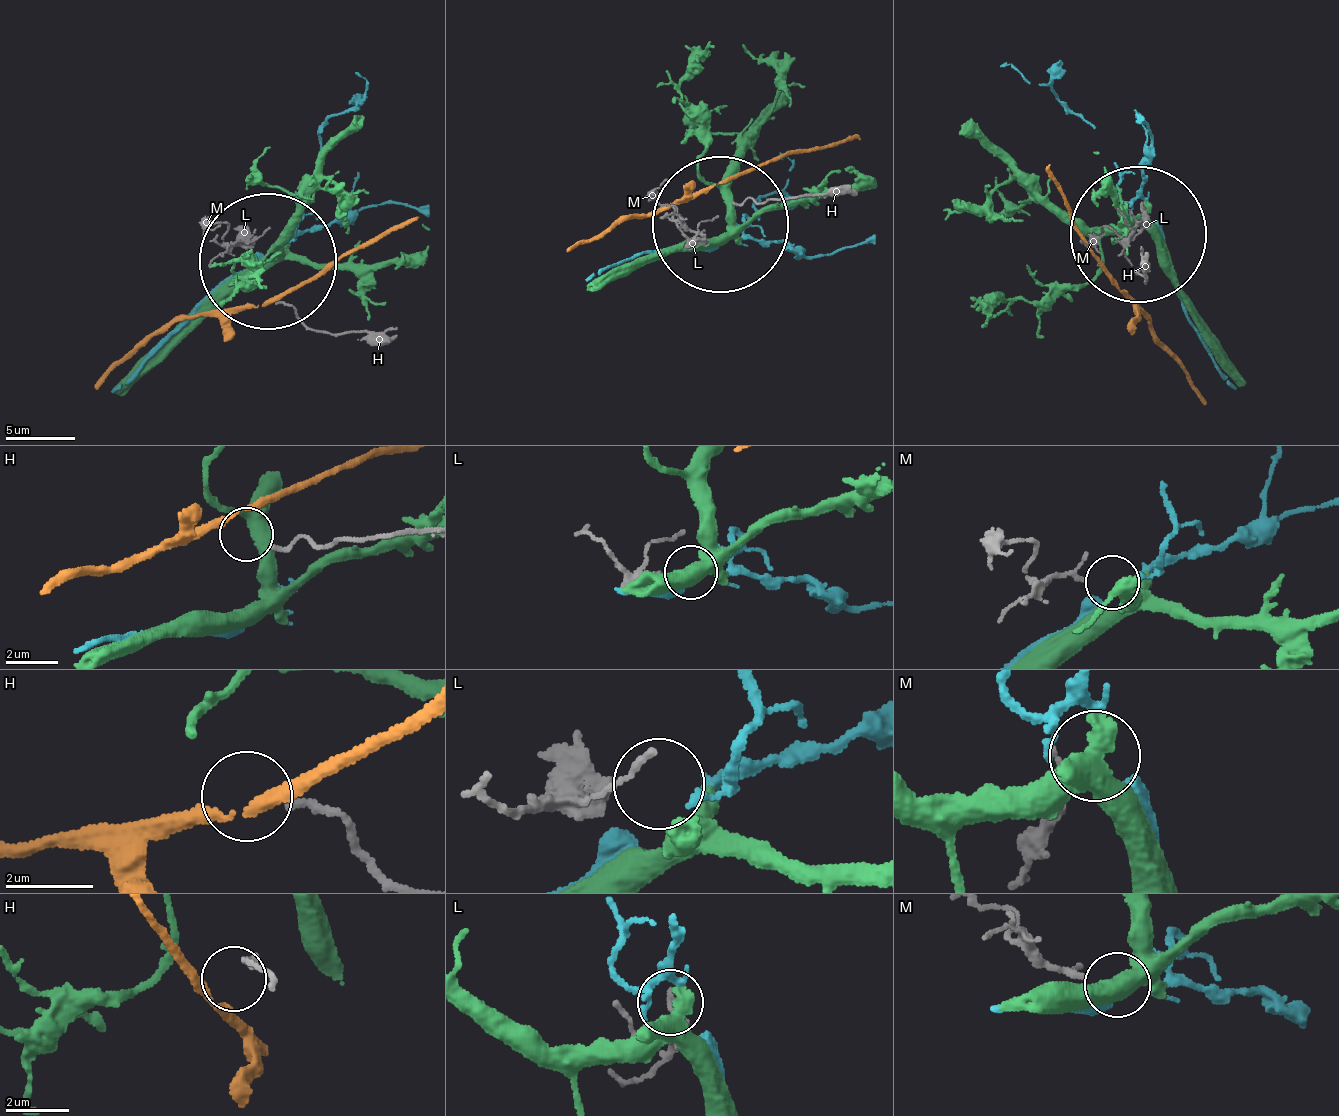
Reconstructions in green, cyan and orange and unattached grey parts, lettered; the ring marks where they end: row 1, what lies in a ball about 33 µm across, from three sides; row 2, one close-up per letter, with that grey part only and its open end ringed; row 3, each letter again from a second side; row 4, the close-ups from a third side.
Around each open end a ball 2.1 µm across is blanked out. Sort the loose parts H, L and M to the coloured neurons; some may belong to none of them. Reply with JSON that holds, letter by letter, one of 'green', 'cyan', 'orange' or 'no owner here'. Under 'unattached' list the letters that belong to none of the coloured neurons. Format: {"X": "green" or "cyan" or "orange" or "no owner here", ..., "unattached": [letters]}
{"H": "orange", "L": "no owner here", "M": "cyan", "unattached": ["L"]}

